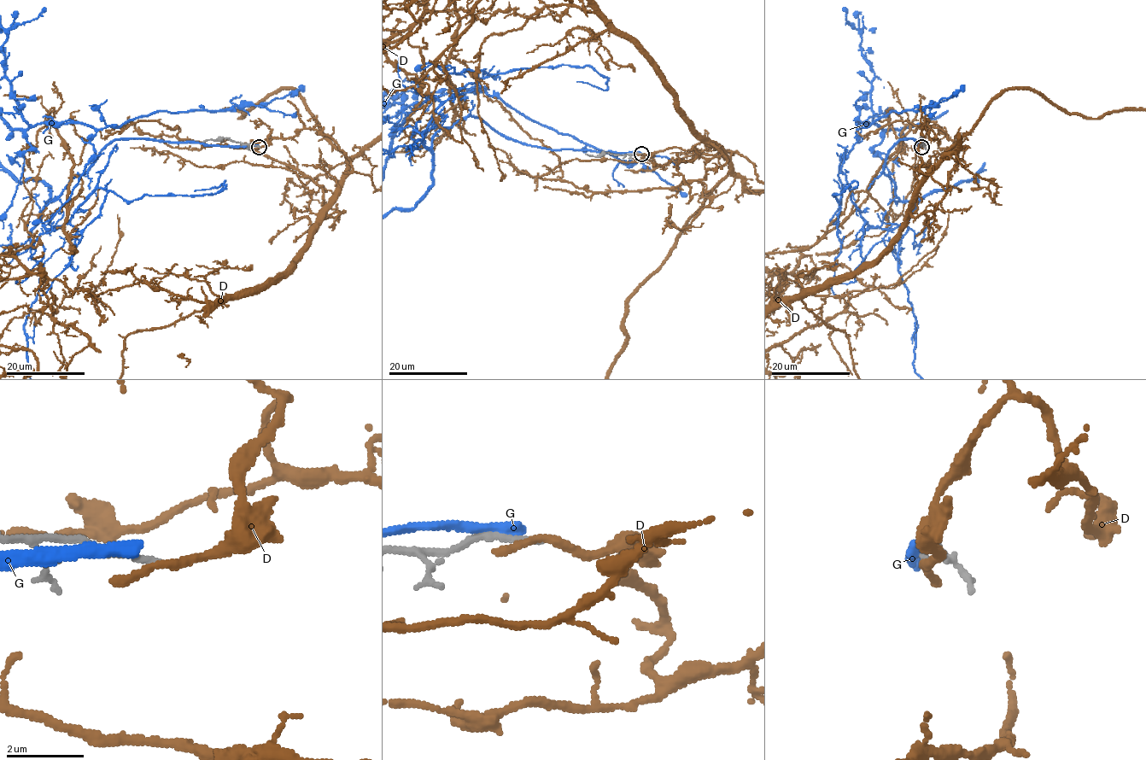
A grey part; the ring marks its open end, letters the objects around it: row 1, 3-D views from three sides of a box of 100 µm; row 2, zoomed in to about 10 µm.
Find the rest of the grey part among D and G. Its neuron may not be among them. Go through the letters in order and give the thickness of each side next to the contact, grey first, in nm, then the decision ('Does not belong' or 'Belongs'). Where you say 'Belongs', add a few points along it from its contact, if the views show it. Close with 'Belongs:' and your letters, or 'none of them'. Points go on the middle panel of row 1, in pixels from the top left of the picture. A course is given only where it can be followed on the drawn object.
D: Thickness 180 nm (grey) against 280 nm. Does not belong
G: Thickness 240 nm (grey) against 440 nm. Does not belong
Belongs: none of them

